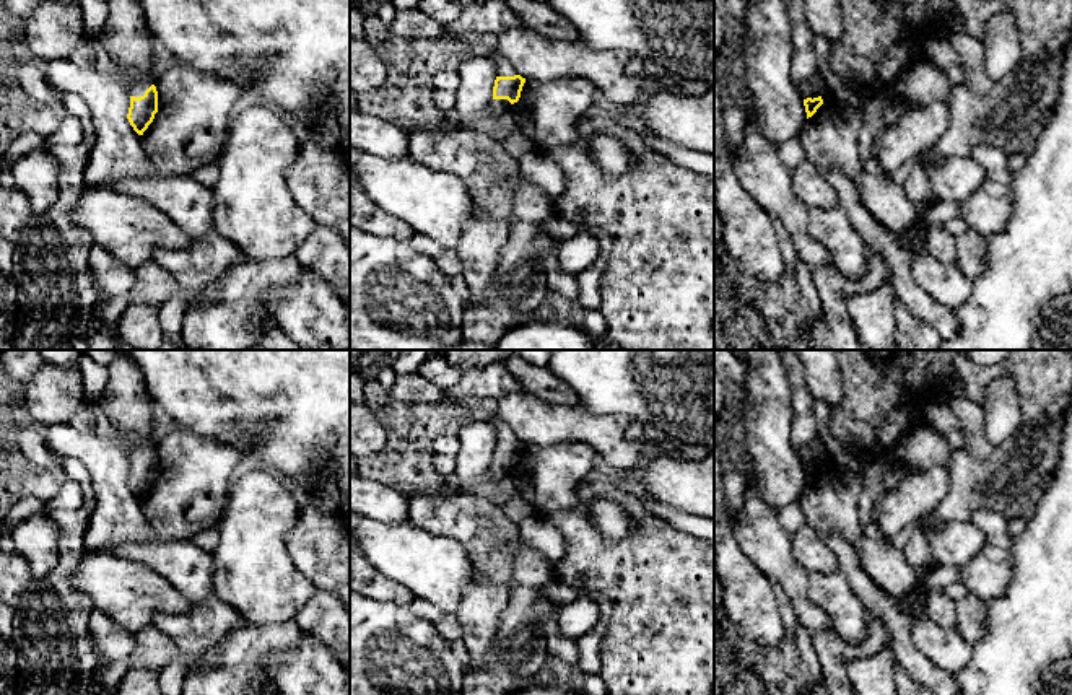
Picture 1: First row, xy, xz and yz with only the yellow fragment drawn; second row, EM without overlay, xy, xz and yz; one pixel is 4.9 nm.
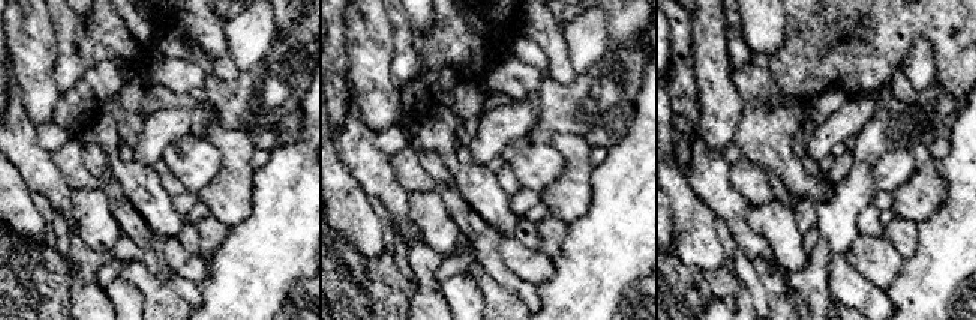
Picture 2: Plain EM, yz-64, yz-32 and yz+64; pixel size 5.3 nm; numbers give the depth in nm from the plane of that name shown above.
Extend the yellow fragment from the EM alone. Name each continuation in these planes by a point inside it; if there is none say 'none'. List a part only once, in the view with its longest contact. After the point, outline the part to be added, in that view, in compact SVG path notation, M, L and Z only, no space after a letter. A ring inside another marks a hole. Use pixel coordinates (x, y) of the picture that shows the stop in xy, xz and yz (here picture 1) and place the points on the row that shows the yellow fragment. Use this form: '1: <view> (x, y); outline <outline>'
1: xy (140, 83); outline M127 72L127 78L132 81L130 96L140 98L145 91L155 85L153 75L138 75Z
2: xz (503, 67); outline M490 52L488 57L493 60L495 68L496 68L496 76L514 76L517 75L514 67L501 57L498 52Z

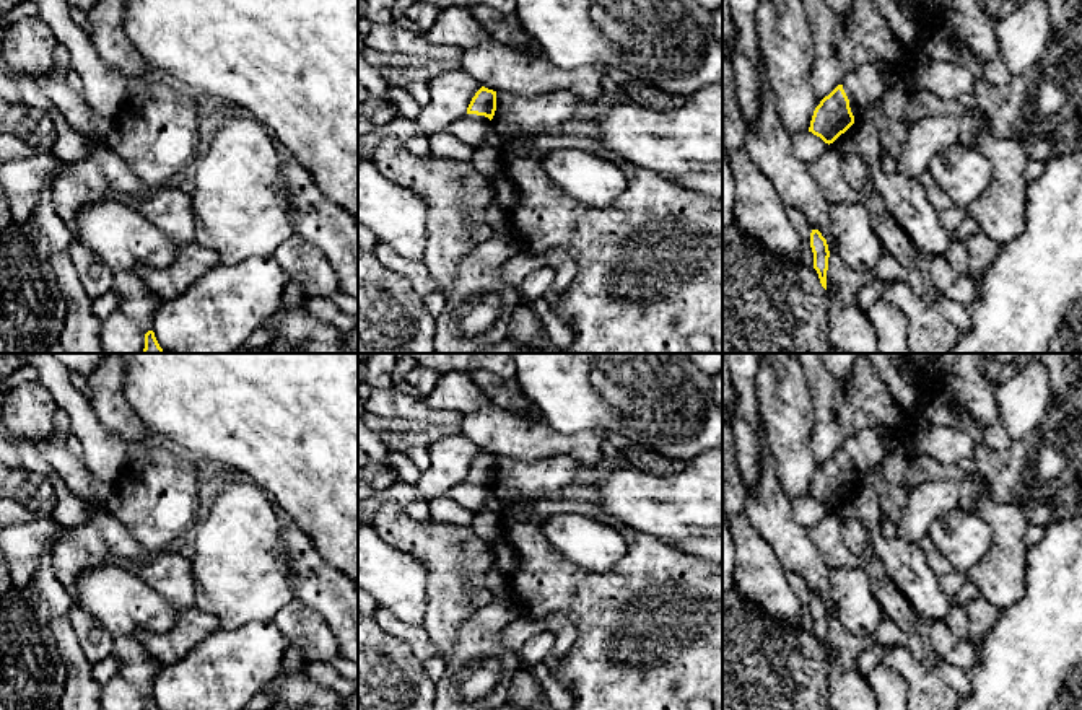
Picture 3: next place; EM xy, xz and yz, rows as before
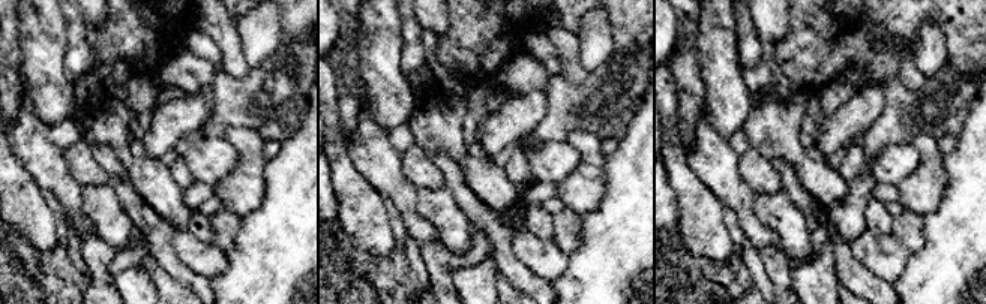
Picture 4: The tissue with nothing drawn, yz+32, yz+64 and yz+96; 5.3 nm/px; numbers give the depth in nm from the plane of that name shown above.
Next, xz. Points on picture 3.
1: xz (472, 129); outline M465 114L451 125L451 134L473 148L488 145L486 134L490 119L477 114Z

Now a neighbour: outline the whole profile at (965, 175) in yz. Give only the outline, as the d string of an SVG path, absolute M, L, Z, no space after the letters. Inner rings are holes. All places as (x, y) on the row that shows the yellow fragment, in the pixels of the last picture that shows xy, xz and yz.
M960 143L934 155L927 164L934 182L958 205L968 205L983 195L993 181L993 166L978 151Z

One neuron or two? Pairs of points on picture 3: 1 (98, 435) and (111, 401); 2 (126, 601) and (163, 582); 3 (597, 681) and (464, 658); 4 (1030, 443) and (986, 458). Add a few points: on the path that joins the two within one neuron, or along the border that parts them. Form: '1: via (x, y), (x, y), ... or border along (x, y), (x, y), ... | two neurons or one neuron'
1: border along (87, 399), (93, 414), (129, 443) | two neurons
2: border along (119, 567), (135, 574), (178, 611) | two neurons
3: border along (519, 666), (506, 692) | two neurons
4: via (1019, 455), (1016, 458), (998, 458) | one neuron

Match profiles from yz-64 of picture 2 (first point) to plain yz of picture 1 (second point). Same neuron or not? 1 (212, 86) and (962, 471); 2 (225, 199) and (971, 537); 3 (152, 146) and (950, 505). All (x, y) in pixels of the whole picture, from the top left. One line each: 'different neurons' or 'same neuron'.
1: same neuron
2: different neurons
3: different neurons

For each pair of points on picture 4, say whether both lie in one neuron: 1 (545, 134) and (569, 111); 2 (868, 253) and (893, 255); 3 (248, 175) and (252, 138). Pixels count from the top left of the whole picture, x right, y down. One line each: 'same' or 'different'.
1: same
2: same
3: same

